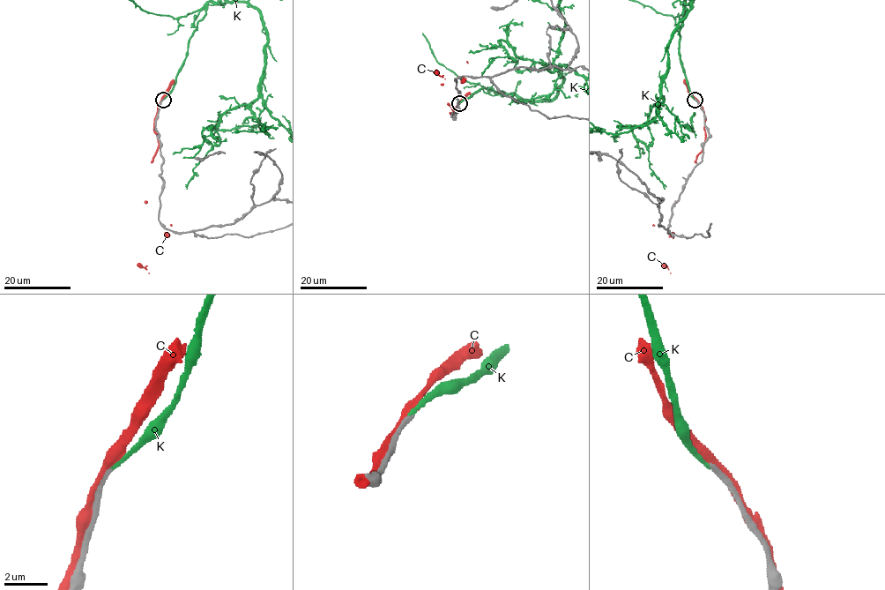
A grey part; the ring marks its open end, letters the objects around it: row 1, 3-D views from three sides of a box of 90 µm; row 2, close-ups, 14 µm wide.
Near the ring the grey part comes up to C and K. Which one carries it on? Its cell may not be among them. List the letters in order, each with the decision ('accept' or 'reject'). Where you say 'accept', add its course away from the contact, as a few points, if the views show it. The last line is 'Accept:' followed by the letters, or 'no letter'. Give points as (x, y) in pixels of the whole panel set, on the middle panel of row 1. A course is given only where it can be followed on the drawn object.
C: reject
K: accept
Accept: K

